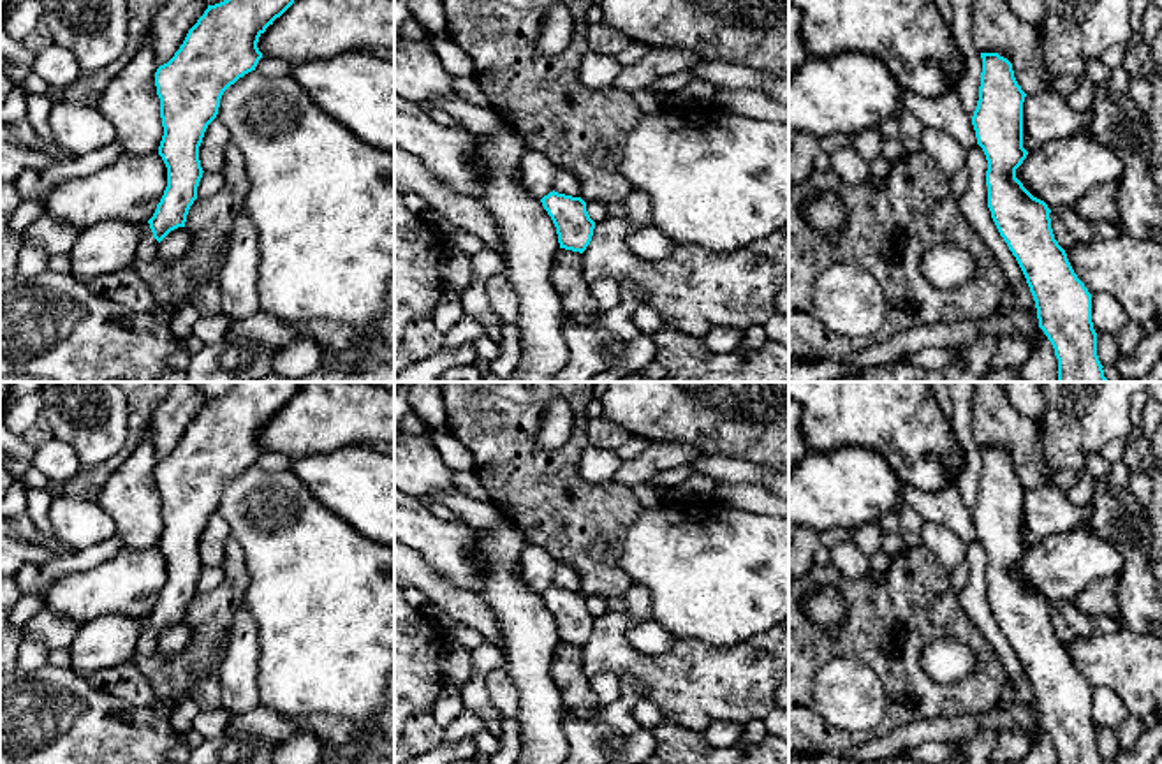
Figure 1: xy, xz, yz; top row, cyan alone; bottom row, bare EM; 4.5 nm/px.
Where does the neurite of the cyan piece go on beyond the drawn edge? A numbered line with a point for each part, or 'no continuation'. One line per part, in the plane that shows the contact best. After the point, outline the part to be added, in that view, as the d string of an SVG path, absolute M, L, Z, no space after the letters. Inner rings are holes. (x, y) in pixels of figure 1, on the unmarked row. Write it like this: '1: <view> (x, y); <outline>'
no continuation

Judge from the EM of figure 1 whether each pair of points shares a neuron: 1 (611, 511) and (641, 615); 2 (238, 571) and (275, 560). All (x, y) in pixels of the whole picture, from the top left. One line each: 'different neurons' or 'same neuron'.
1: different neurons
2: different neurons

